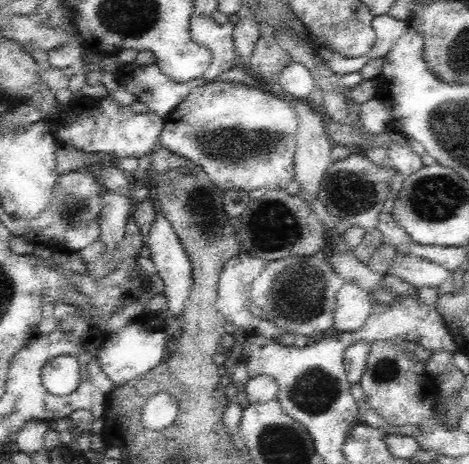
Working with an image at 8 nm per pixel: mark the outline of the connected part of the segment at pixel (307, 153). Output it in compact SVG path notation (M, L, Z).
M287 96L285 98L286 100L290 100L290 105L295 108L298 115L297 146L293 160L294 180L298 182L299 190L316 193L323 174L326 172L328 166L330 166L330 153L334 146L332 140L328 138L328 133L326 133L326 125L324 125L326 116L323 110L312 105L309 98L306 100L298 100Z

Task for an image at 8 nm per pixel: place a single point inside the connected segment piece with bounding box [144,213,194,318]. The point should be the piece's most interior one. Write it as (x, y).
(173, 264)

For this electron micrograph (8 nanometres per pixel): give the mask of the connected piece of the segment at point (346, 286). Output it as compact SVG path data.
M343 281L336 295L333 326L340 332L358 330L371 313L369 291L356 284L356 281Z

